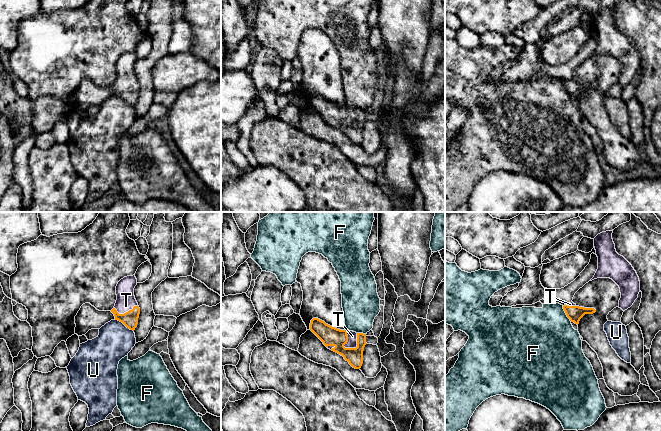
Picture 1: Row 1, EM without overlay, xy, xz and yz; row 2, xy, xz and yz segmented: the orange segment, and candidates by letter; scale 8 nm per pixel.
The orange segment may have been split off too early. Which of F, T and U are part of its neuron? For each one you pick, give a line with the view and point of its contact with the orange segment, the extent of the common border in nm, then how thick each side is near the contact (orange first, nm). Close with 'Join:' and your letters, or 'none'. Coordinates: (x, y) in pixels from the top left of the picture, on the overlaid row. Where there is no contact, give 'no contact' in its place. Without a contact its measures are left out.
T: contact xz (345, 343); length 160 nm; calibres 160 and 80 nm
Join: T

